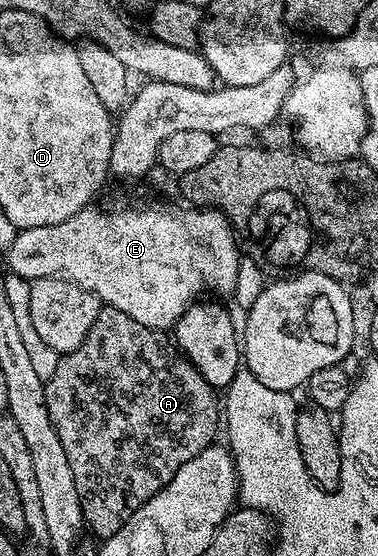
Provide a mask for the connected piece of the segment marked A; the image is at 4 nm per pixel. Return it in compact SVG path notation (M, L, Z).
M110 307L100 308L93 327L89 327L89 335L73 351L62 354L57 363L57 371L45 383L45 403L49 407L49 419L53 419L53 427L57 427L57 436L61 439L61 447L65 447L65 456L69 458L69 467L73 470L73 479L77 483L77 495L81 499L83 520L86 528L96 533L99 539L106 539L117 535L121 527L157 491L161 491L177 475L177 471L189 459L193 459L201 451L205 451L216 440L215 432L221 429L221 397L217 394L216 386L210 385L203 378L201 371L194 363L184 356L178 345L174 344L170 336L164 335L158 329L145 327L145 323L137 323L137 319L129 319L125 311L117 311Z

